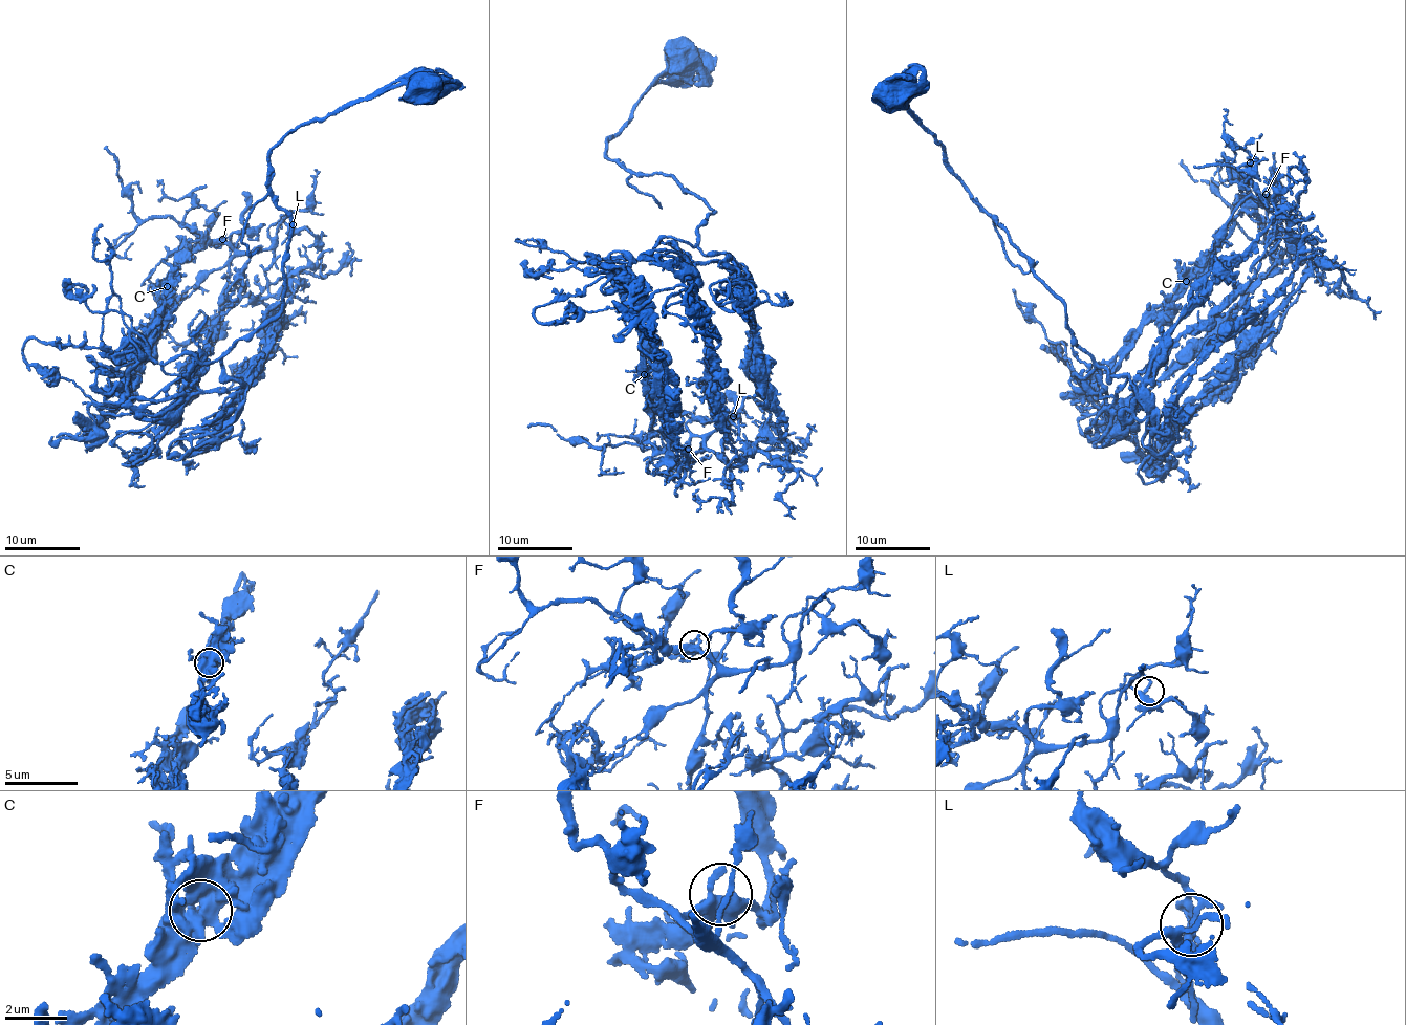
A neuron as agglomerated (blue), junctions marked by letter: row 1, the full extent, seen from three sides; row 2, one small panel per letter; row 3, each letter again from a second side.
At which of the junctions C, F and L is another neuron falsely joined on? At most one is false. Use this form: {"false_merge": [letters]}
{"false_merge": []}

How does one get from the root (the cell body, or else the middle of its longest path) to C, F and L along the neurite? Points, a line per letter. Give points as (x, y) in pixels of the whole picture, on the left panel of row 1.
C: (420, 89), (354, 100), (271, 151), (291, 230), (280, 310), (261, 326), (213, 362), (142, 361), (168, 285)
F: (420, 89), (354, 100), (271, 151), (291, 224), (280, 310), (213, 362), (139, 358), (182, 245), (222, 239)
L: (420, 89), (271, 151), (283, 302), (223, 355), (241, 404), (293, 293), (267, 290), (268, 229), (293, 224)

